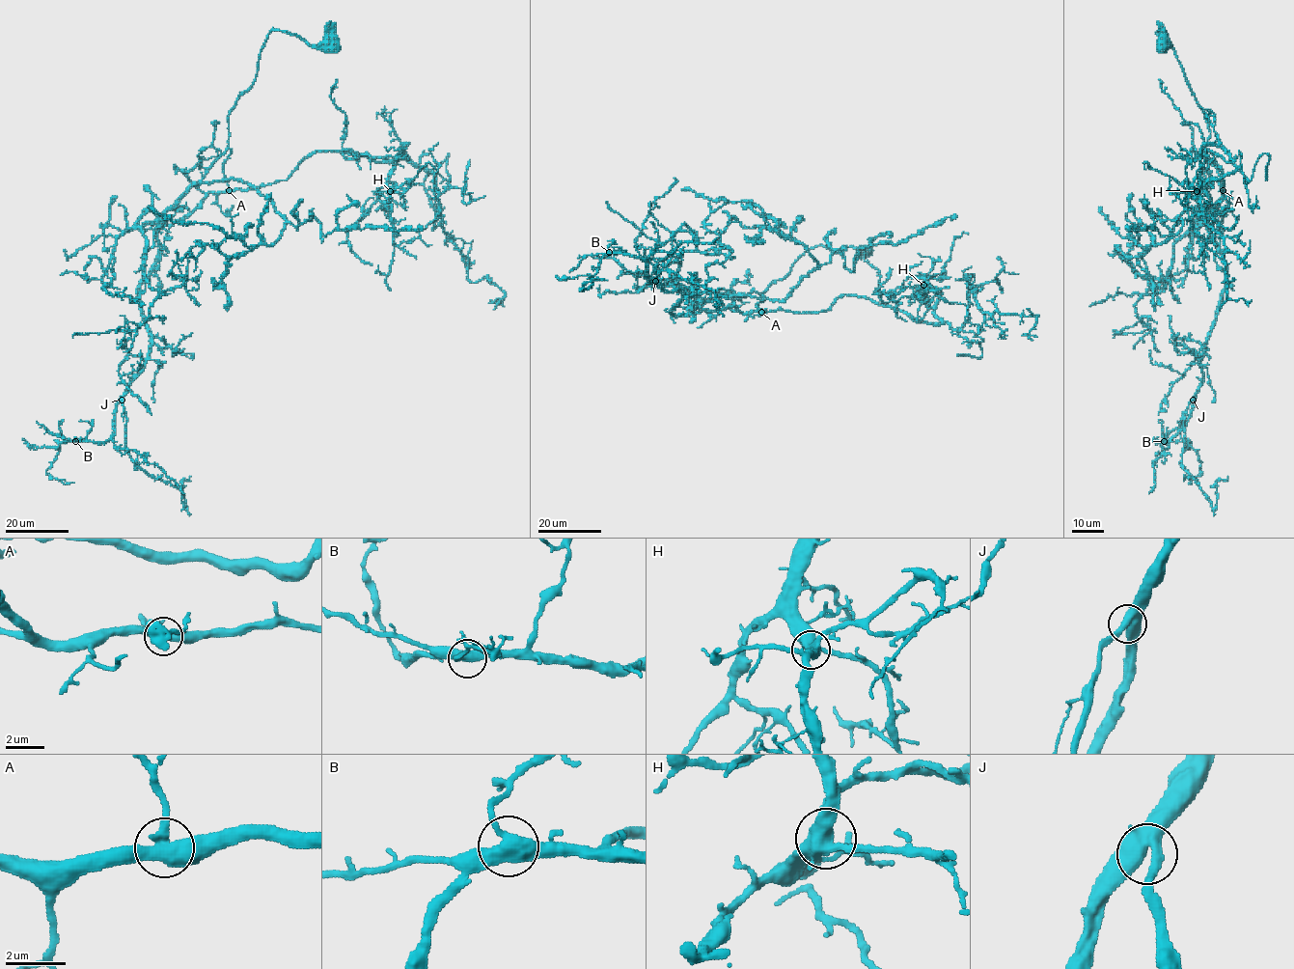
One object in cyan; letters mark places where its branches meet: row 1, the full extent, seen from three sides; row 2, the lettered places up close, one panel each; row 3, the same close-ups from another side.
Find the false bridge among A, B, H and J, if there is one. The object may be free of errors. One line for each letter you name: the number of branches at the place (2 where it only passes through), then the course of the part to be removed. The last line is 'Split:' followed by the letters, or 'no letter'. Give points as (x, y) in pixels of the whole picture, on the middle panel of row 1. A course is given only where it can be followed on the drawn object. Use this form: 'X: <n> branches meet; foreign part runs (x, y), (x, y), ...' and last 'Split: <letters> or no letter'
A: 3 branches meet; foreign part runs (761, 312), (818, 313), (848, 294), (958, 329), (972, 287), (983, 312), (1038, 316), (1028, 334), (1036, 336)
Split: A

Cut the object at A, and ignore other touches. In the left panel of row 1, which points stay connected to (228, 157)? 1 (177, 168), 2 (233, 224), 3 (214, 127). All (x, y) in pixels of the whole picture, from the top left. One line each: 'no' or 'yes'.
1: no
2: yes
3: no

